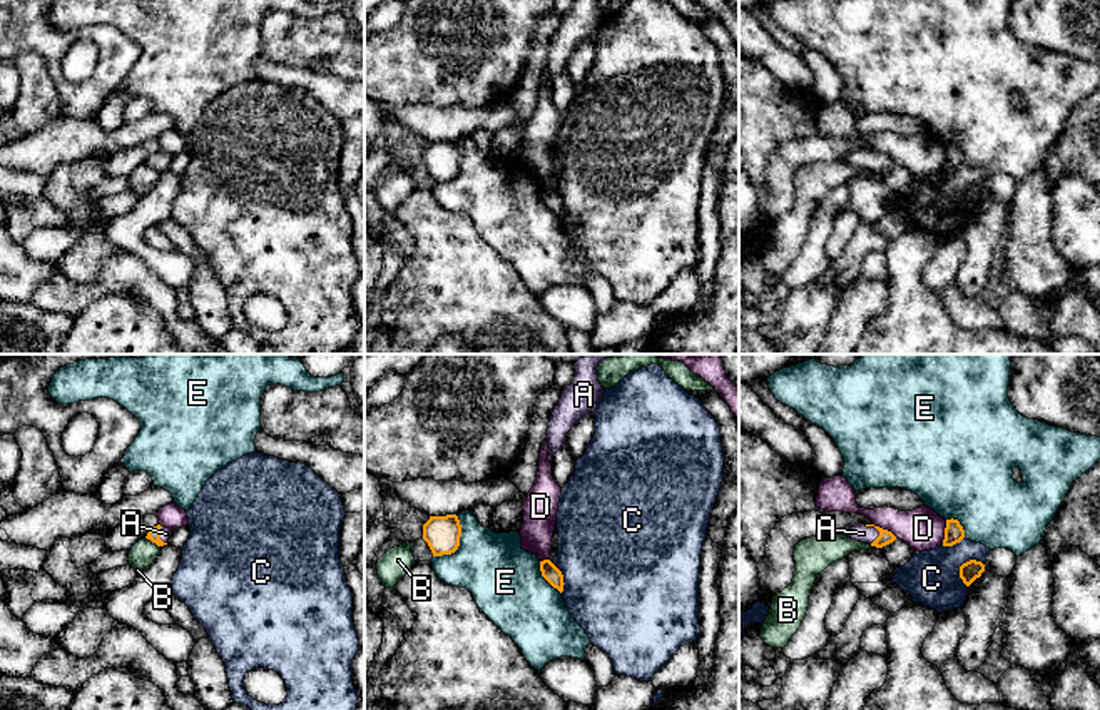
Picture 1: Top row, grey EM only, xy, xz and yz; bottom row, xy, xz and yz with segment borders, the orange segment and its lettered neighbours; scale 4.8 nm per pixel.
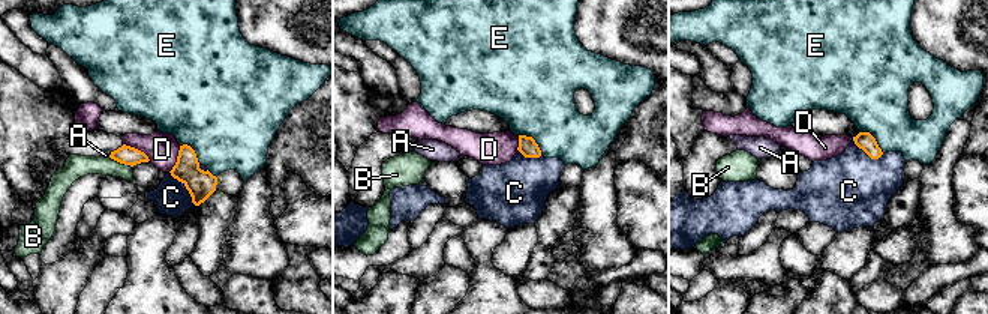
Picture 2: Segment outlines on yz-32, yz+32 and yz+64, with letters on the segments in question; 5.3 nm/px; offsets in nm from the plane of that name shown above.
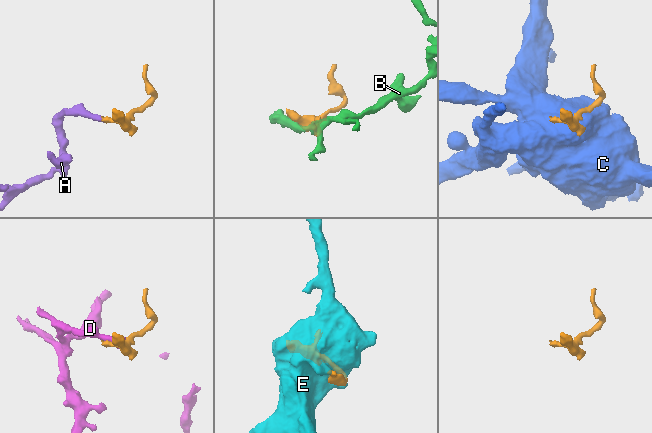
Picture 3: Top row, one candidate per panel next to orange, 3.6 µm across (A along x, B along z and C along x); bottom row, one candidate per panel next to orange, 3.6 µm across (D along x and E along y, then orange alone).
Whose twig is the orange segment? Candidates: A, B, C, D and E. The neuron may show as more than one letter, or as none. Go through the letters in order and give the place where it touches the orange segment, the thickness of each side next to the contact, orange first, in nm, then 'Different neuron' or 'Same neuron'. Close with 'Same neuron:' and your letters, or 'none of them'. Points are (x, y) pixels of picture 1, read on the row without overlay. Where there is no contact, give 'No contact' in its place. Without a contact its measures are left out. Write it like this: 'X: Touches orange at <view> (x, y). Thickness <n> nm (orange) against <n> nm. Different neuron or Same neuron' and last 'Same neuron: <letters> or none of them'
A: Touches orange at yz (878, 156). Thickness 70 nm (orange) against 90 nm. Same neuron
B: Touches orange at xy (152, 167). Thickness 60 nm (orange) against 120 nm. Different neuron
C: Touches orange at yz (960, 192). Thickness 100 nm (orange) against 260 nm. Different neuron
D: Touches orange at yz (945, 157). Thickness 100 nm (orange) against 200 nm. Different neuron
E: Touches orange at xz (458, 169). Thickness 170 nm (orange) against 320 nm. Different neuron
Same neuron: A

